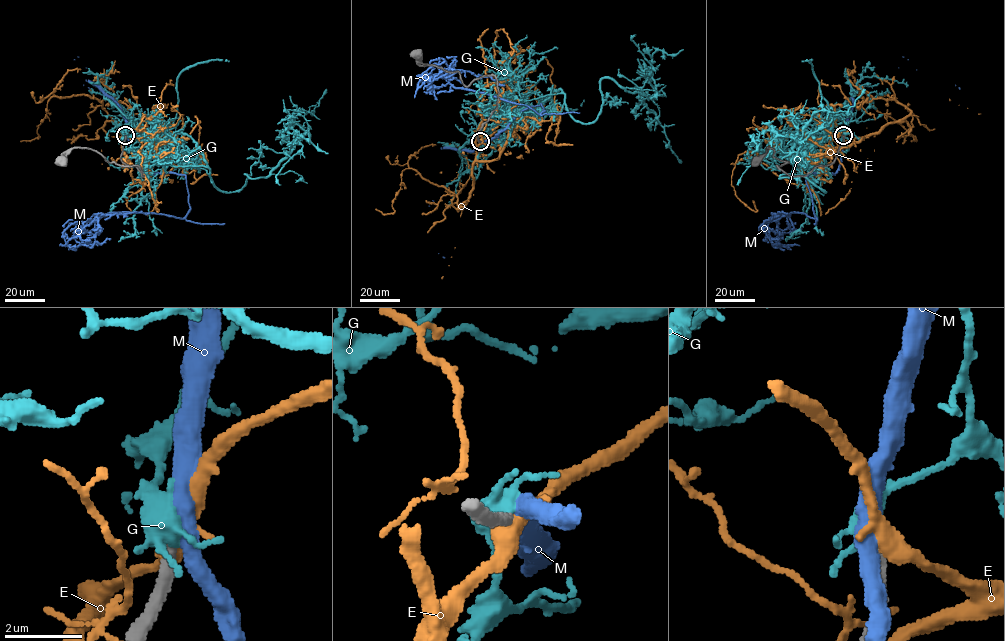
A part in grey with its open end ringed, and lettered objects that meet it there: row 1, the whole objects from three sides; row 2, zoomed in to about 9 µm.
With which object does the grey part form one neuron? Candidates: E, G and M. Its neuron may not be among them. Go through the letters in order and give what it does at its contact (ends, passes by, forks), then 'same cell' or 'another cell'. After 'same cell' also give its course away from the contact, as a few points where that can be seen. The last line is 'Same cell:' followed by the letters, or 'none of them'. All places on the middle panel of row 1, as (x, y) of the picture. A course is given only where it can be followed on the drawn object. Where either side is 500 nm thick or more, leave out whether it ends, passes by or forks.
E: it forks | another cell
G: it forks | another cell
M: it passes by | same cell | via (480, 141), (523, 110), (541, 104), (545, 111), (454, 88), (445, 74), (418, 77), (446, 73)
Same cell: M

